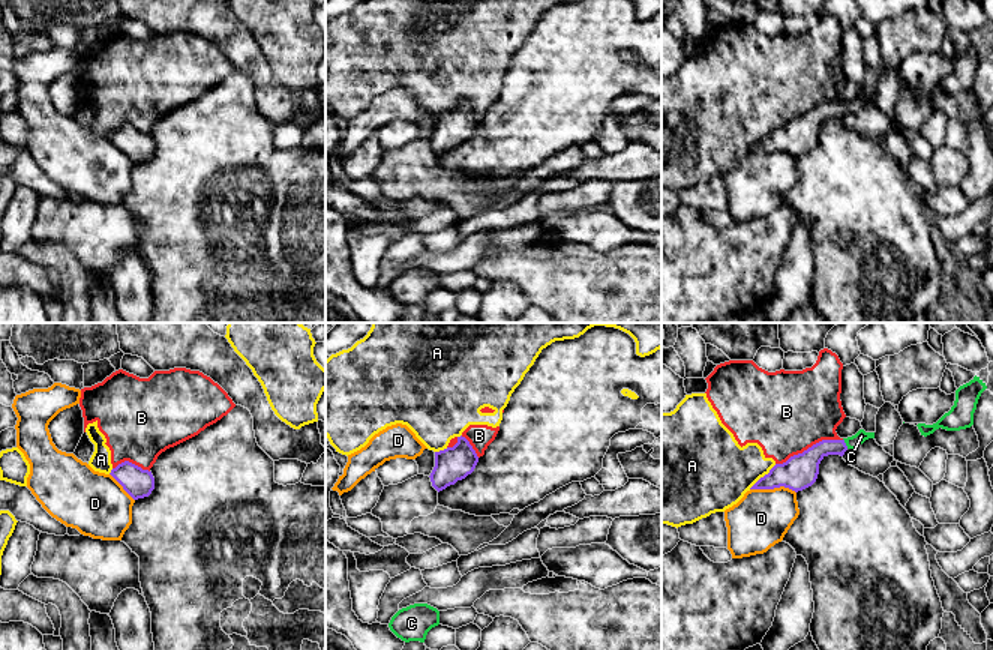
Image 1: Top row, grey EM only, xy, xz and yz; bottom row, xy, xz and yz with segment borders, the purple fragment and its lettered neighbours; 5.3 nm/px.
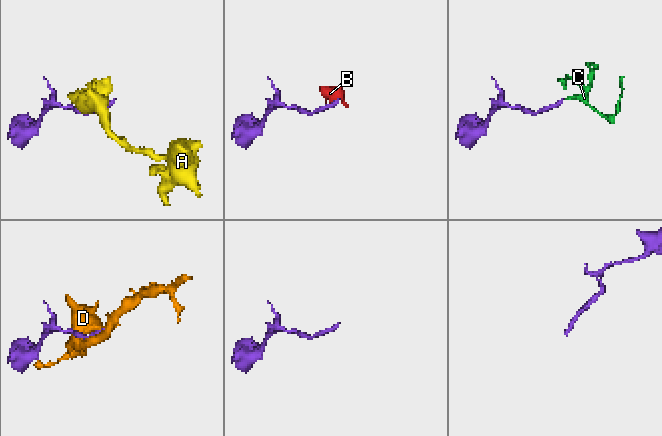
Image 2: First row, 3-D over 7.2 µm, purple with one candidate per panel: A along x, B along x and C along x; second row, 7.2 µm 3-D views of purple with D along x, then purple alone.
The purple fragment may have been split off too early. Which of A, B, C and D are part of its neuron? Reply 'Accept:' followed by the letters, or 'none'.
Accept: C

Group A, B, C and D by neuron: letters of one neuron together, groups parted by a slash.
A B / C / D

